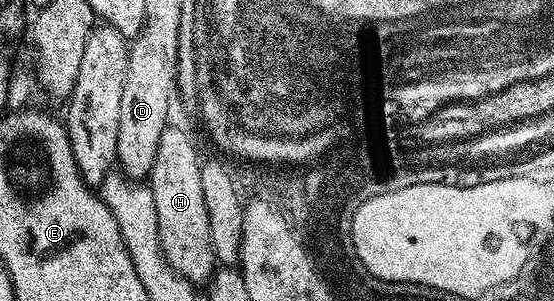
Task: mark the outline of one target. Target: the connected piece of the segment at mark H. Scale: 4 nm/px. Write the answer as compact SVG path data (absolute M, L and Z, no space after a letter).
M166 127L163 137L159 137L159 153L155 153L155 165L147 177L148 186L153 188L155 197L155 217L159 217L159 245L163 249L163 257L179 273L194 285L208 284L218 266L217 254L211 245L211 225L207 217L207 201L203 201L203 181L199 178L202 160L197 159L197 147L193 139L181 127Z

